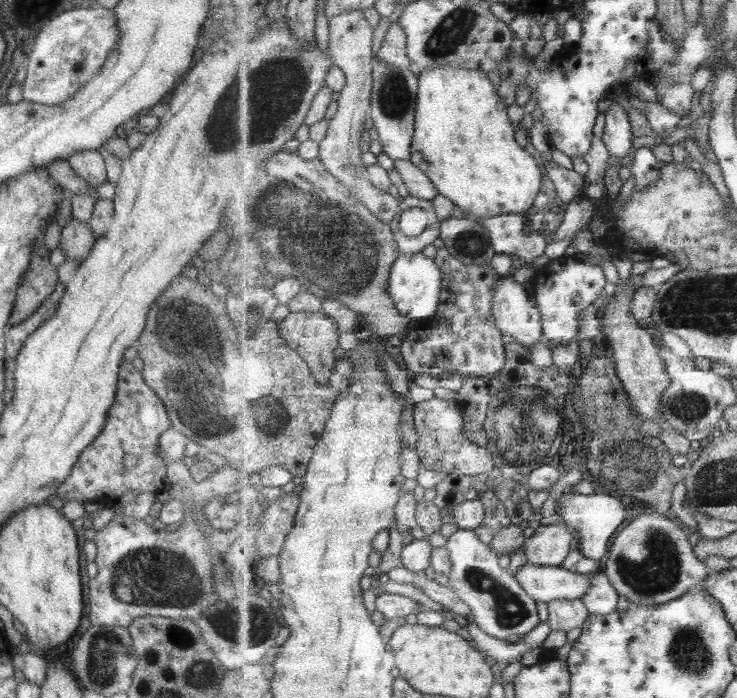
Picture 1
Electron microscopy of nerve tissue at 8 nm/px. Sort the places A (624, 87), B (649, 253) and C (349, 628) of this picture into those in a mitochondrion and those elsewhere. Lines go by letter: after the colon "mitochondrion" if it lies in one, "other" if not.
A: other
B: other
C: other

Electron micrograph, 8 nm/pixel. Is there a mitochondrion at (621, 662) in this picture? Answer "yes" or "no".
no

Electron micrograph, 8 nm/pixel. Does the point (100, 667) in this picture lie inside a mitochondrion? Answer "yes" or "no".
yes

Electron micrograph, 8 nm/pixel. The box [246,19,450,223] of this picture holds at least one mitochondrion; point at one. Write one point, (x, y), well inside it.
(394, 96)

